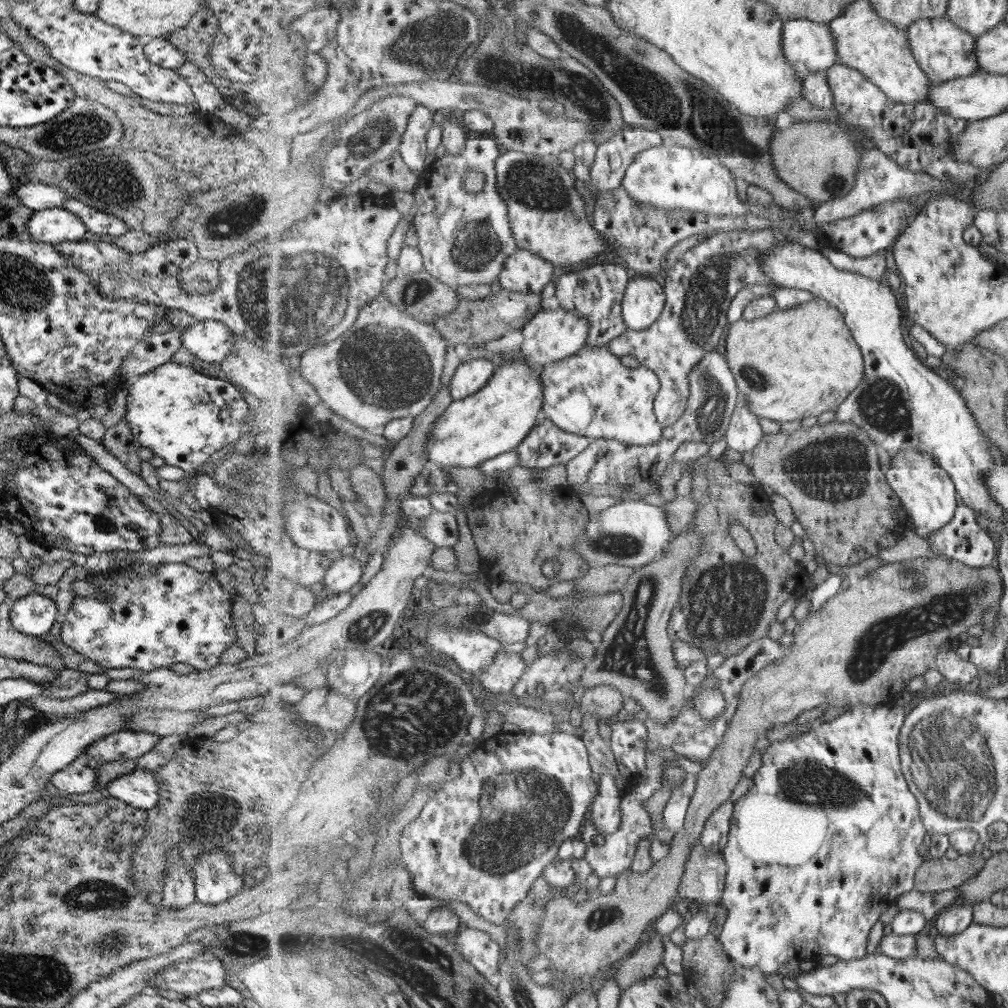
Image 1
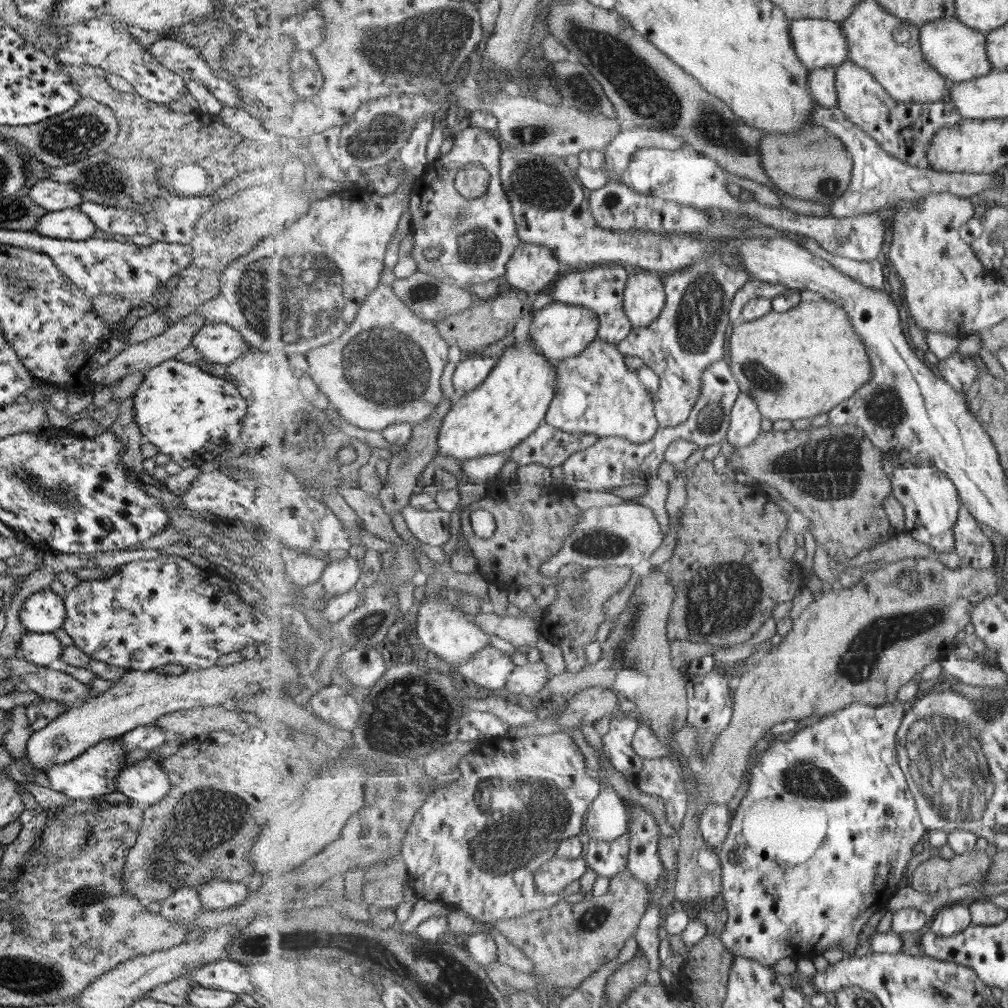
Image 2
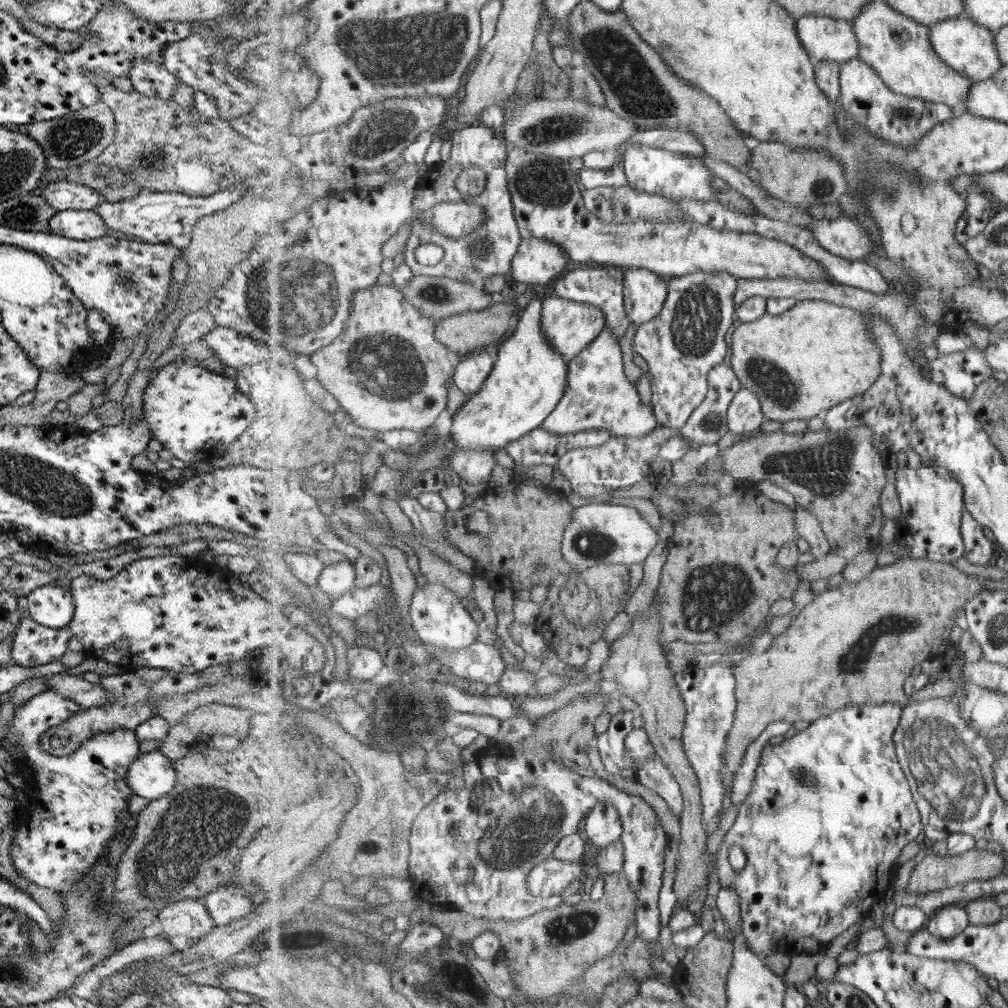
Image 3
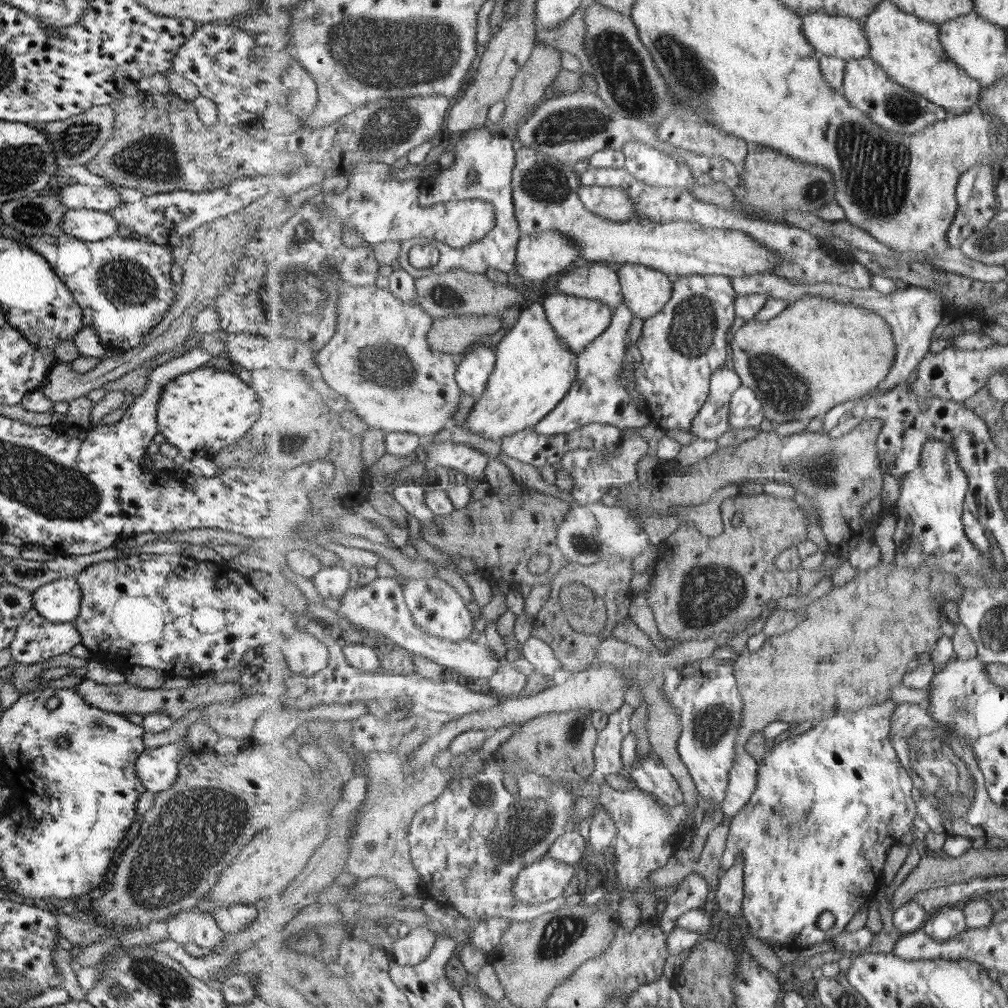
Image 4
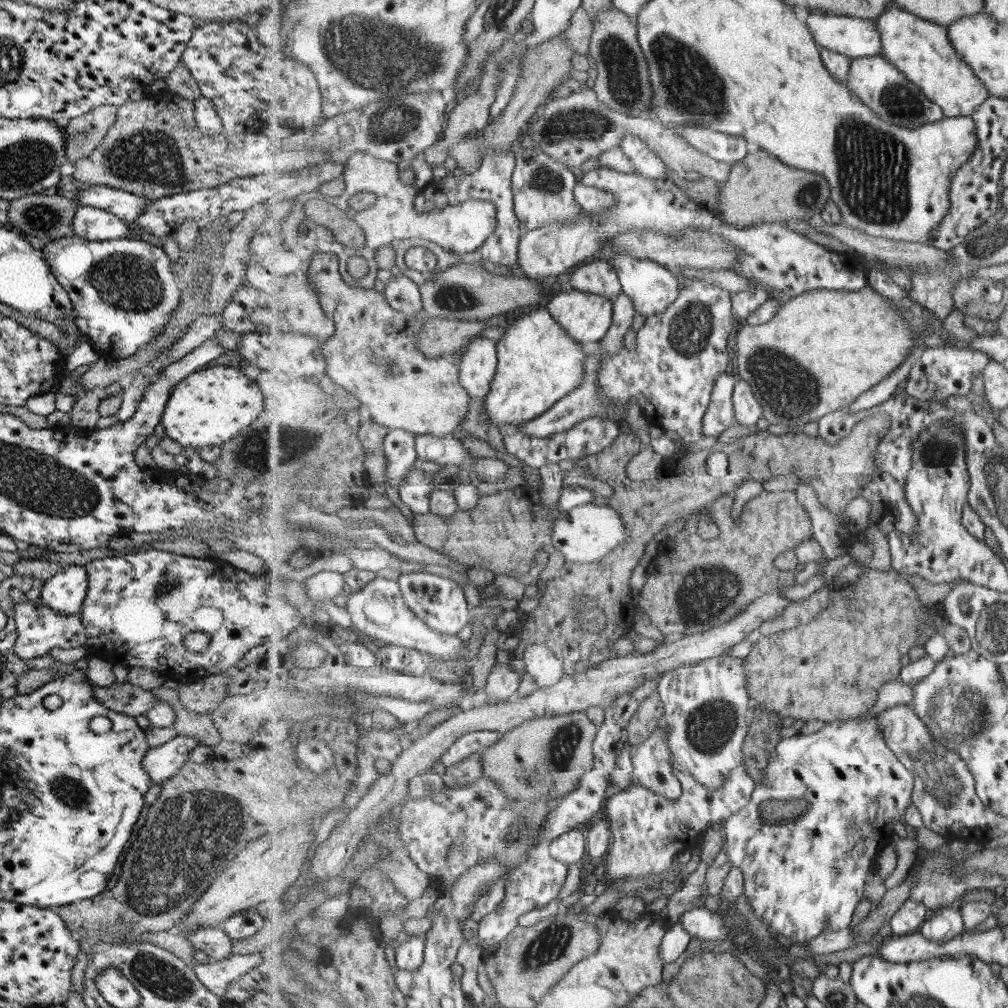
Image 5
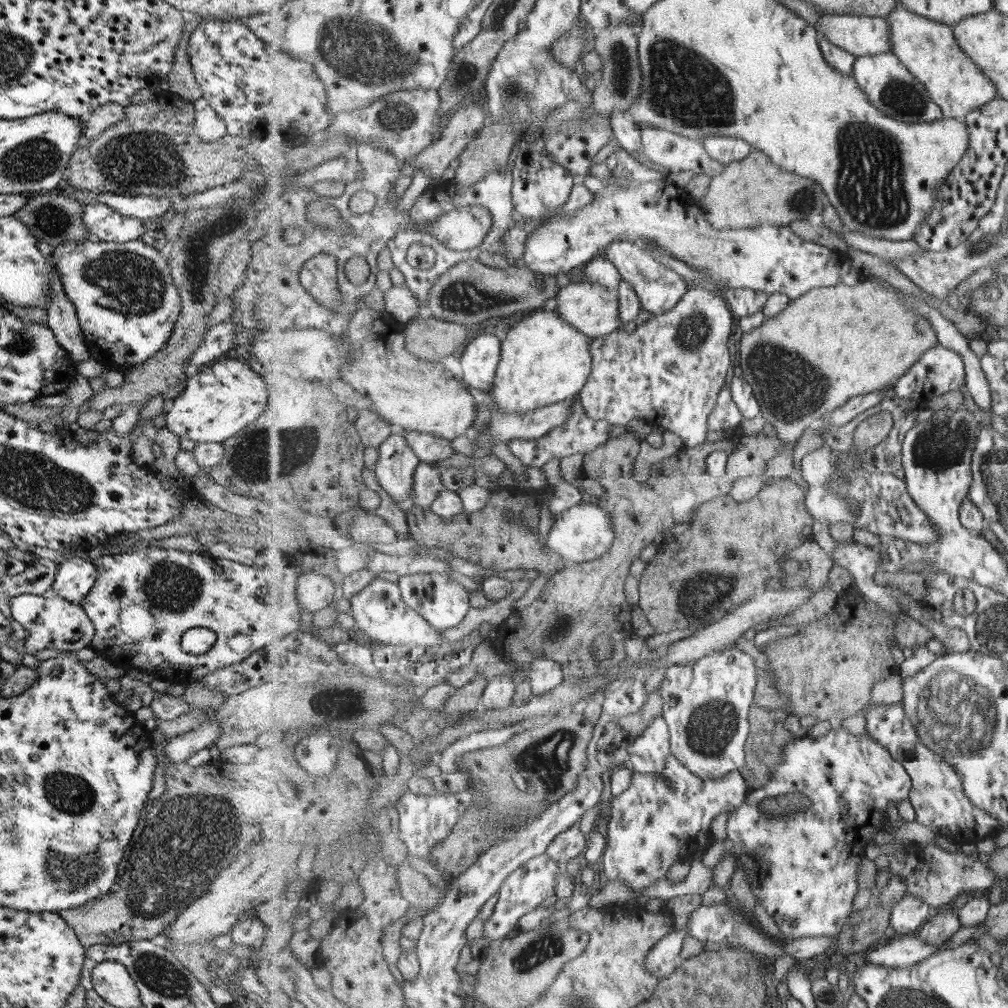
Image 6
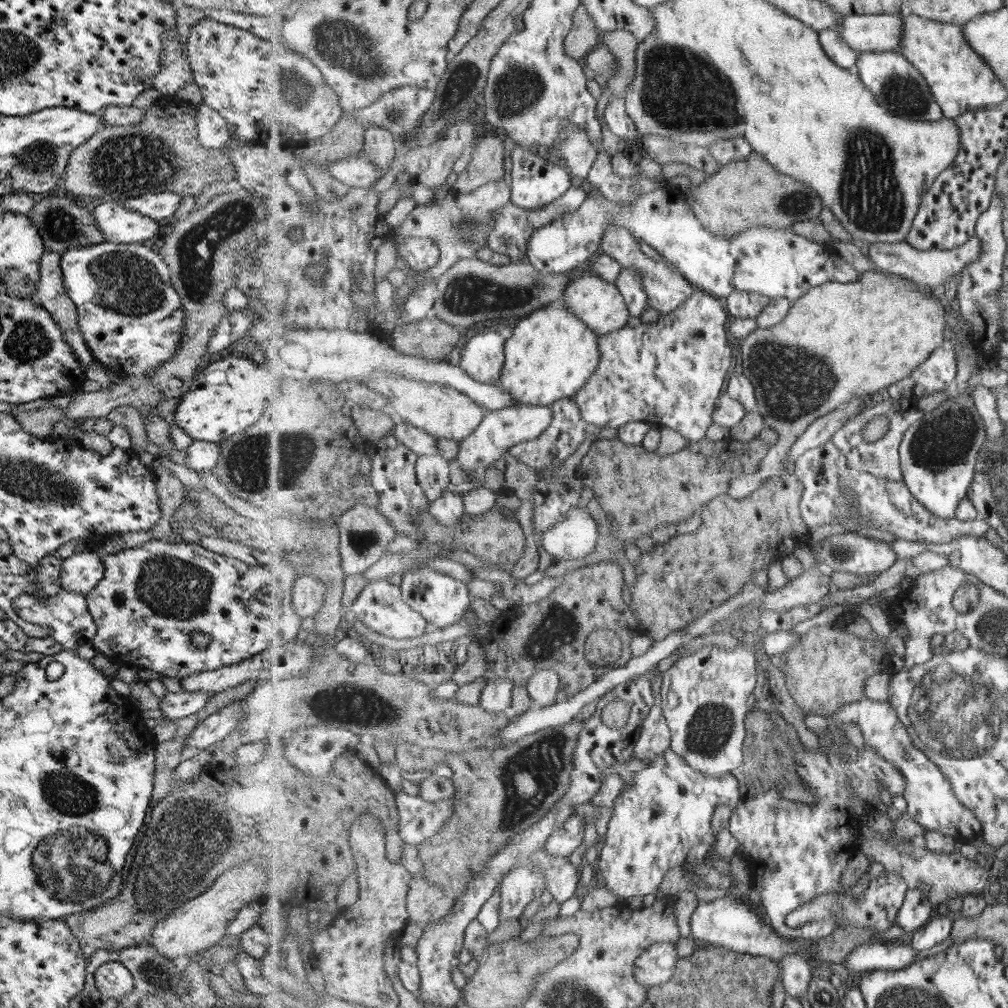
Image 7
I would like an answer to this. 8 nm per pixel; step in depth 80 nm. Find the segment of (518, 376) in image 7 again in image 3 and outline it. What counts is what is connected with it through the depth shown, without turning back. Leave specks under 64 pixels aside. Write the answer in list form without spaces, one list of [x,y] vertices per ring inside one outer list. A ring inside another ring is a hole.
[[[533,299],[531,304],[528,304],[521,312],[513,335],[499,346],[496,366],[484,382],[484,387],[479,393],[468,396],[456,416],[452,418],[448,447],[458,447],[462,450],[485,450],[495,454],[497,450],[505,448],[509,443],[520,440],[533,430],[539,429],[560,404],[568,388],[568,358],[557,352],[548,341],[548,336],[544,334],[541,326],[543,310],[544,300]]]

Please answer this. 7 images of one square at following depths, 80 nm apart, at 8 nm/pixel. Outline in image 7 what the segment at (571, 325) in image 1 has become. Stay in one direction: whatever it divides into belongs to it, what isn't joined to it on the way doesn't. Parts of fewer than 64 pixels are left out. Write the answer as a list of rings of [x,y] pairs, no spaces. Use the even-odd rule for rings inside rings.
[[[585,275],[568,284],[564,290],[564,306],[575,312],[579,320],[583,320],[588,327],[598,335],[615,332],[629,322],[630,310],[625,297],[621,294],[616,283],[609,282],[599,276]]]

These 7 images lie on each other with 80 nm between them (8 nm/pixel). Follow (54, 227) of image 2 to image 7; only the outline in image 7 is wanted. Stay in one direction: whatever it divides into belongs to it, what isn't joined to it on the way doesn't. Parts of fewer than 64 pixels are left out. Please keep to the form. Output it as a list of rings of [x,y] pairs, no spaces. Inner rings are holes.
[[[106,199],[94,206],[90,215],[104,240],[110,243],[139,244],[143,239],[163,234],[157,221],[131,212],[119,202]]]

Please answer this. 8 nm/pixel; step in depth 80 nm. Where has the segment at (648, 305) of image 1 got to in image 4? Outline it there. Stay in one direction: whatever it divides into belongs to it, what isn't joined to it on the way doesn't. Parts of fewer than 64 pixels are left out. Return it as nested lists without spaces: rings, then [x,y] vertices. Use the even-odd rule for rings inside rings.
[[[639,264],[618,265],[624,302],[643,321],[659,314],[672,299],[674,282],[660,270]]]

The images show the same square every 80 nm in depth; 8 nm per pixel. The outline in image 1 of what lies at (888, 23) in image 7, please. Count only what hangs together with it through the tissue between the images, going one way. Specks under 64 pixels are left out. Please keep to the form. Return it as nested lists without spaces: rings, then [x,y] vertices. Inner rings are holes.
[[[807,19],[784,24],[785,57],[803,78],[839,63],[837,42],[829,23]]]

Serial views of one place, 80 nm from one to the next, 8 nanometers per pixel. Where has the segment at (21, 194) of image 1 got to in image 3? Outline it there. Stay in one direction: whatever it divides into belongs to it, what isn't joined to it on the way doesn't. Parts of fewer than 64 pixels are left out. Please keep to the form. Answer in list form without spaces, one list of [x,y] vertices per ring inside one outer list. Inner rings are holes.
[[[67,180],[54,181],[41,187],[39,196],[43,196],[45,203],[55,211],[63,210],[95,210],[95,206],[103,204],[103,196],[92,188]]]

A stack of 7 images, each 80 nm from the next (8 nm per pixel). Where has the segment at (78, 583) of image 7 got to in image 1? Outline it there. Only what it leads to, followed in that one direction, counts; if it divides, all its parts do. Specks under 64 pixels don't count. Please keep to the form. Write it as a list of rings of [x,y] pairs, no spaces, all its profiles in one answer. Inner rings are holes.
[[[37,593],[11,600],[9,604],[9,622],[21,634],[41,637],[49,632],[55,618],[57,618],[55,603]]]

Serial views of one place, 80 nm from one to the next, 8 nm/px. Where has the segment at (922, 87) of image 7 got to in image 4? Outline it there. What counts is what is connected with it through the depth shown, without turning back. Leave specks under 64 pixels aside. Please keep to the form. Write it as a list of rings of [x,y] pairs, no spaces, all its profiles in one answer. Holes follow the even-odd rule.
[[[870,57],[850,59],[847,61],[842,91],[847,97],[847,100],[849,100],[855,108],[862,110],[873,122],[875,122],[875,124],[878,124],[881,128],[889,132],[915,135],[937,121],[949,117],[946,108],[935,104],[933,101],[927,100],[927,98],[917,94],[917,92],[913,92],[906,86],[901,86],[894,80],[891,80],[890,76],[885,72],[885,69],[880,66],[880,64],[875,63]]]

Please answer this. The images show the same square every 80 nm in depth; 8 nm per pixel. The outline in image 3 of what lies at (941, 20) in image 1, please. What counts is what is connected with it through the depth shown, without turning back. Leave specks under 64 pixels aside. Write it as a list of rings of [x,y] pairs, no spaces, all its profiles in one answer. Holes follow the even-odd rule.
[[[966,14],[949,17],[947,20],[932,25],[931,39],[933,49],[935,49],[935,53],[939,53],[941,61],[944,61],[961,76],[966,76],[975,83],[991,79],[1003,67],[1001,54],[997,53],[995,31],[977,24]]]

